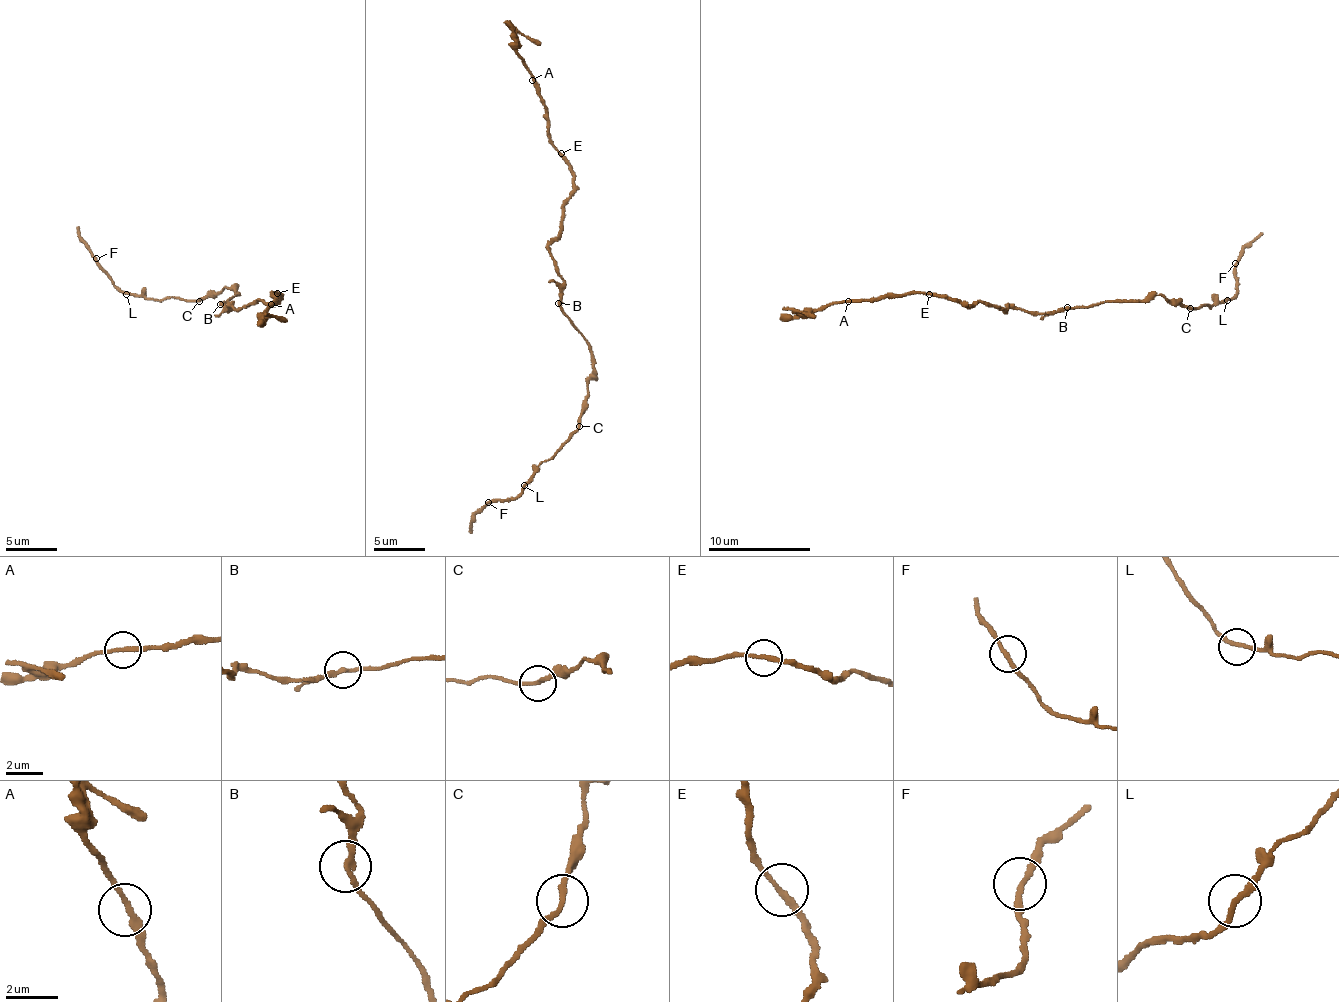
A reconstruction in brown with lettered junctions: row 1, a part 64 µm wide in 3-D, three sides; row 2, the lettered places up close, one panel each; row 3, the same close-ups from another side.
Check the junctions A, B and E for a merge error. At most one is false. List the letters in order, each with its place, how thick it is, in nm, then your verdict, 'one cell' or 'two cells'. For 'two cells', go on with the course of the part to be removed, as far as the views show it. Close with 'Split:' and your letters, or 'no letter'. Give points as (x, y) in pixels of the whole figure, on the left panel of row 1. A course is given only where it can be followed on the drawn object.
A: (271, 304) | 200 nm | one cell
B: (220, 304) | 220 nm | one cell
E: (277, 293) | 220 nm | one cell
Split: no letter

